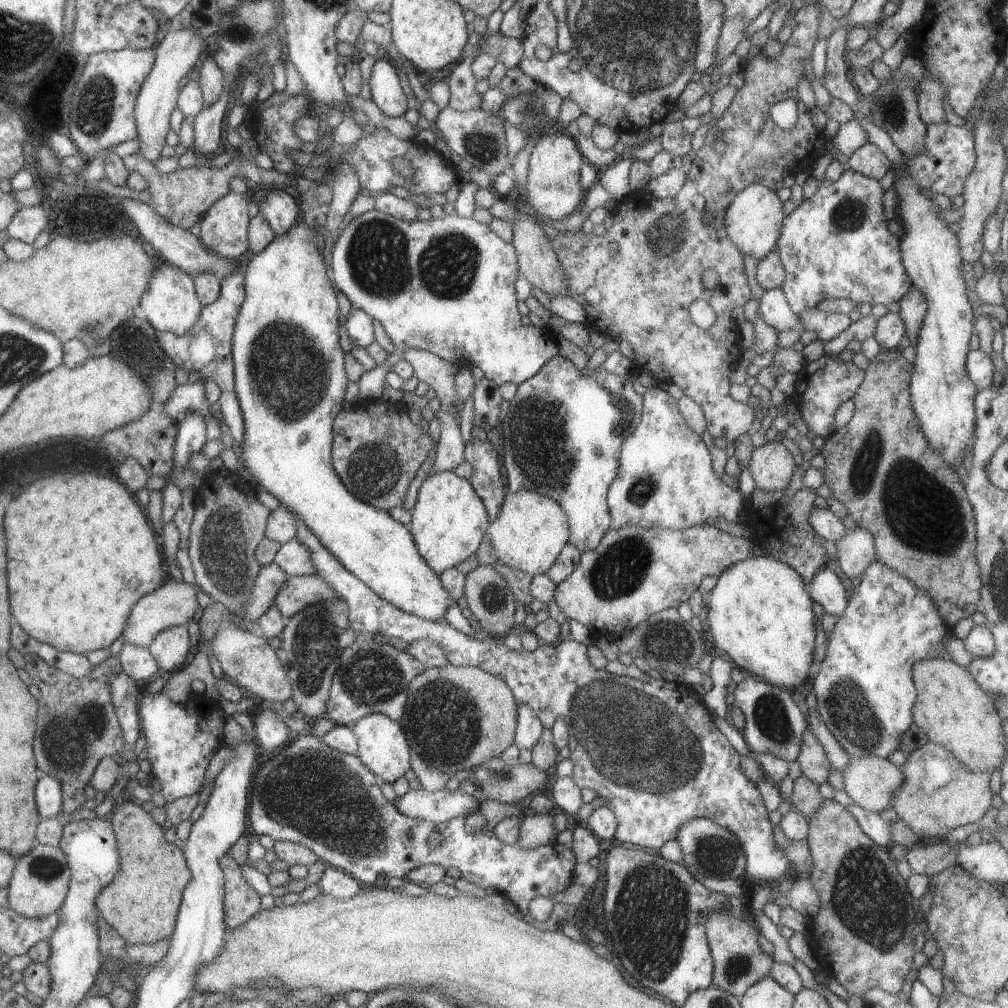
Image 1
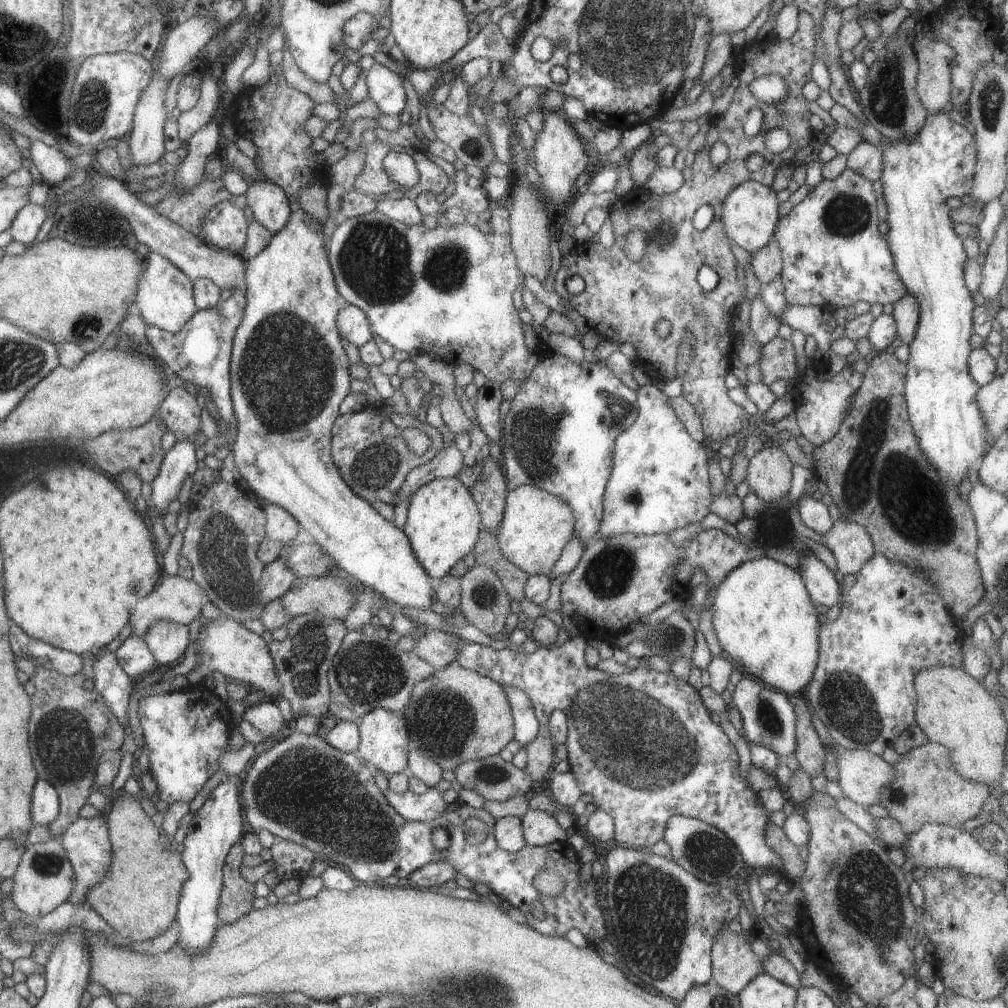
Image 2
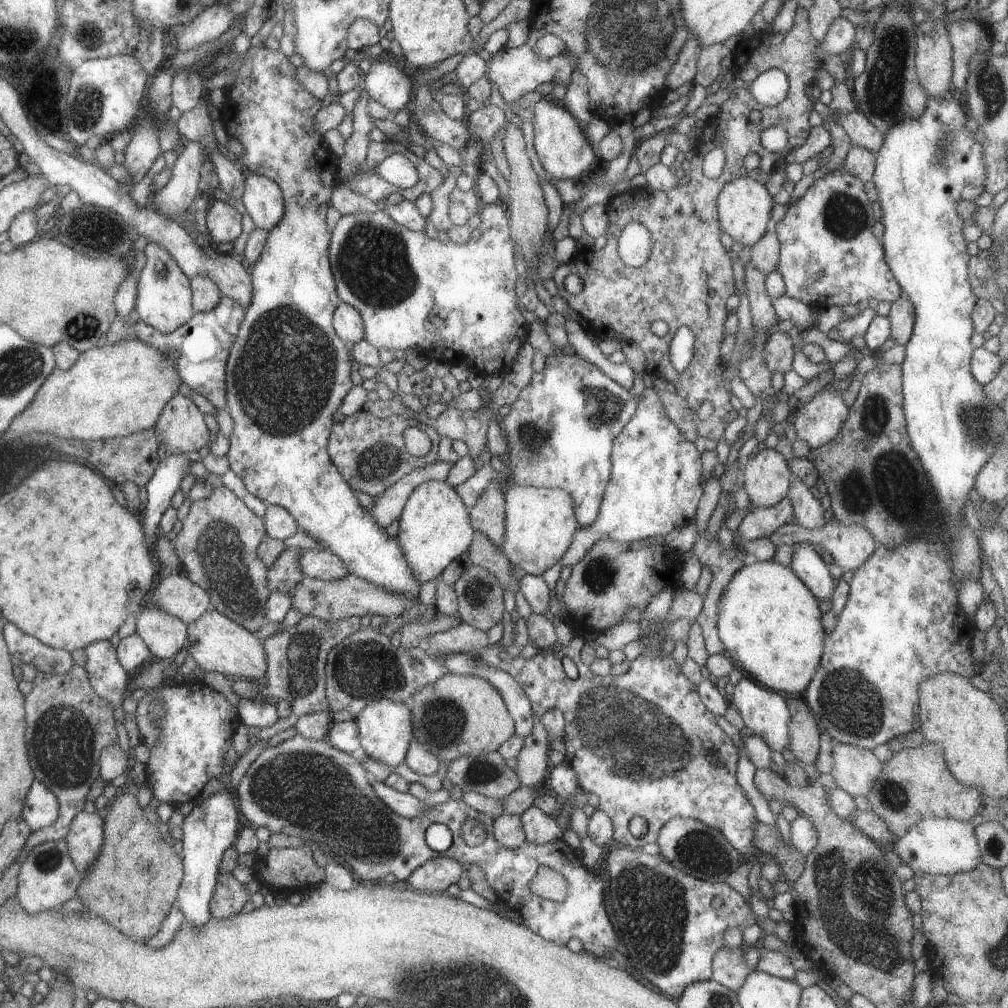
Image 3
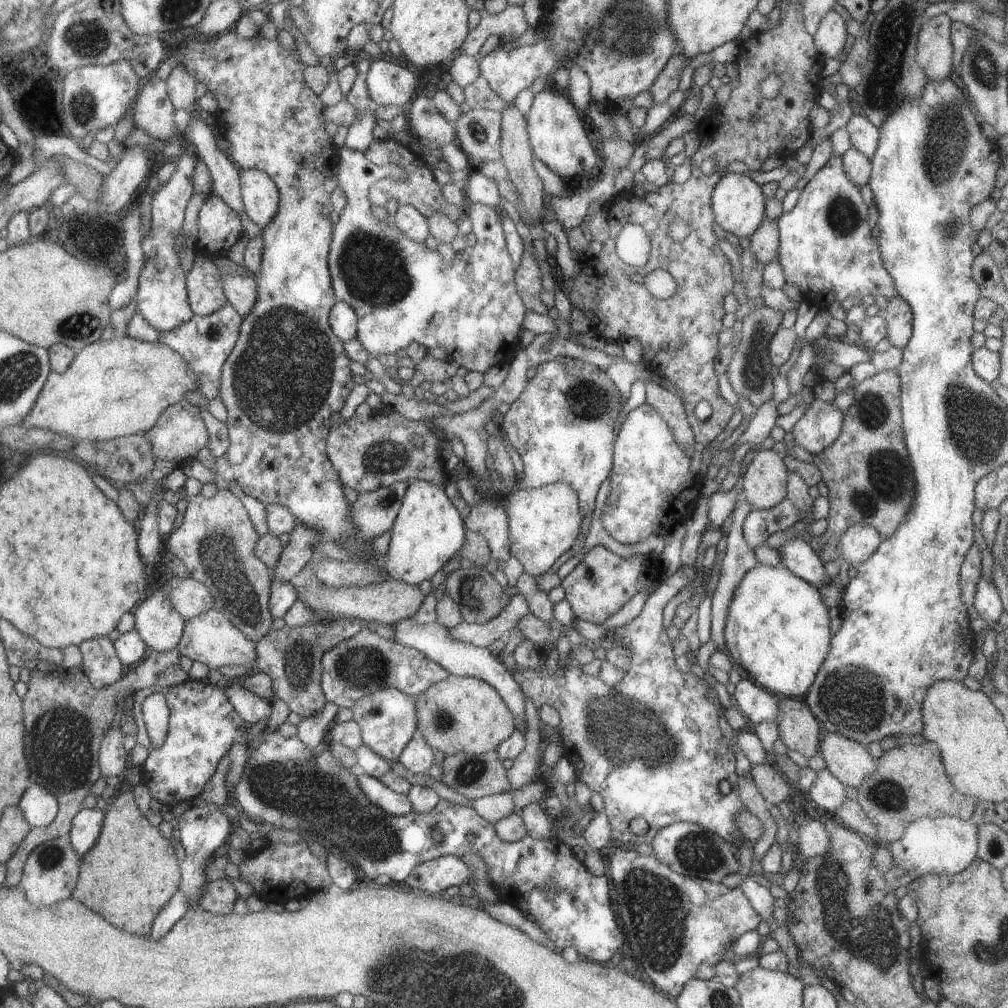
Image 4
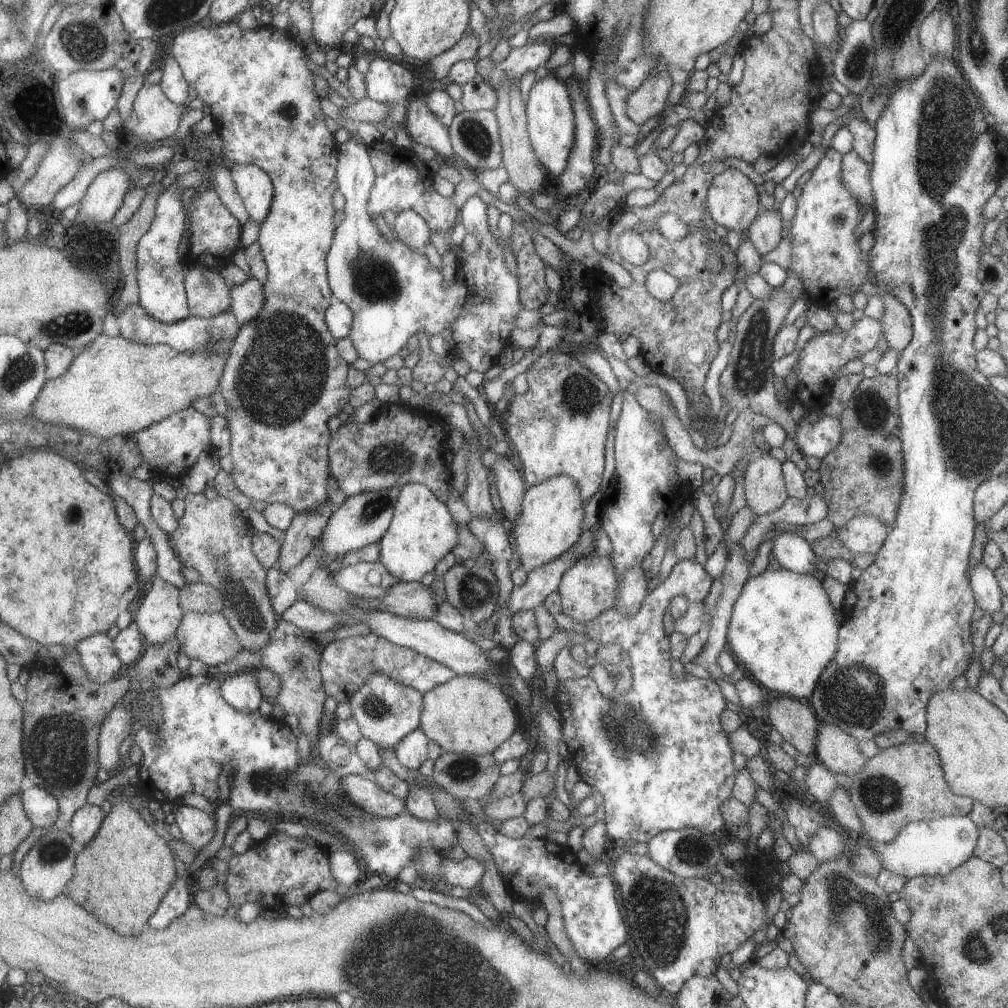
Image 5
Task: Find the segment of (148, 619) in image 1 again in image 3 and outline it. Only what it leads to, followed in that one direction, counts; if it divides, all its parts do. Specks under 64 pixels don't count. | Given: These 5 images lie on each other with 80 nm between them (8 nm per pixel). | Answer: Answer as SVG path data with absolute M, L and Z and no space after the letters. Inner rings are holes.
M177 572L165 576L150 600L144 603L155 603L185 624L199 618L211 607L207 591Z

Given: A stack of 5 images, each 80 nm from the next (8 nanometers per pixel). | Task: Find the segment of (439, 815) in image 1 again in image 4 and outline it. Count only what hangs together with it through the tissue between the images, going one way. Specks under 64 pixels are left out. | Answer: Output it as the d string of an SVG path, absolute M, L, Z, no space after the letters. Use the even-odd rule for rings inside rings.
M358 771L356 776L357 786L368 798L371 804L380 808L388 815L404 815L411 811L411 803L406 796L389 790L379 779L374 779L365 772Z

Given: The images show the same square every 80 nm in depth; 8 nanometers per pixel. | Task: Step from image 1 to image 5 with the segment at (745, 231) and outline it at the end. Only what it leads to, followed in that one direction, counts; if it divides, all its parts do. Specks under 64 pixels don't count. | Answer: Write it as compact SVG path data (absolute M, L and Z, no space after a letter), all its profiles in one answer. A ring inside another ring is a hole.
M738 169L712 176L706 192L706 209L716 225L745 232L761 209L755 185Z

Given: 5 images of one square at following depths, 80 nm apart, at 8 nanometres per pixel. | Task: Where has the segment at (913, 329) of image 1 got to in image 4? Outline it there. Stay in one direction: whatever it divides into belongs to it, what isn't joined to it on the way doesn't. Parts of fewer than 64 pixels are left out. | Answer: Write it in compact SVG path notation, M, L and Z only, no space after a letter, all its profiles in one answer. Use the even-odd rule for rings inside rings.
M893 295L886 300L881 315L886 322L887 340L891 346L902 349L912 333L912 314L908 304L899 295Z

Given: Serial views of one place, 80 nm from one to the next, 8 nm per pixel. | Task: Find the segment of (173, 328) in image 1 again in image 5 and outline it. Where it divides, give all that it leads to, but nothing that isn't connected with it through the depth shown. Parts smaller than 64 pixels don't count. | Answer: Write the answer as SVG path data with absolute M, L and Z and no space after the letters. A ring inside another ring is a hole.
M176 183L169 184L157 197L154 217L146 233L136 244L135 276L138 284L138 303L145 312L160 323L174 323L188 314L184 289L184 266L177 251L185 224L185 199L188 192L179 191Z

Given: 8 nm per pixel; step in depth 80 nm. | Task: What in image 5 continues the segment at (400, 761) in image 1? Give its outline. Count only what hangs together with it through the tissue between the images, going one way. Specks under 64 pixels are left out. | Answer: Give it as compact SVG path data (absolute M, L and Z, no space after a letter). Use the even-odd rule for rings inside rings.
M373 673L366 678L359 690L349 698L351 716L360 728L361 736L375 743L377 748L395 748L396 744L420 726L423 693L397 682L383 673Z

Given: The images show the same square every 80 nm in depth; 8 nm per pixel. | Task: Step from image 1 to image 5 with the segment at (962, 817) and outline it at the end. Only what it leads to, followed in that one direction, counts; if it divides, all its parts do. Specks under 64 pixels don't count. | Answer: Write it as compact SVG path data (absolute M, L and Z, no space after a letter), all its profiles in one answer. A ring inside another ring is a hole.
M925 740L922 743L903 743L881 749L852 774L847 792L863 830L857 836L858 840L881 843L891 842L899 829L910 822L968 815L974 803L973 799L954 795L949 790L938 752Z

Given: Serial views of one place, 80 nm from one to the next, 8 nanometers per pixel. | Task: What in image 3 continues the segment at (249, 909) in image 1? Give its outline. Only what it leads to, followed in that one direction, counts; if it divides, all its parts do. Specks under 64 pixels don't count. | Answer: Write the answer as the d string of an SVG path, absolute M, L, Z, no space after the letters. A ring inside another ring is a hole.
M220 872L216 876L213 894L210 898L210 916L216 919L229 918L240 912L250 895L231 873Z

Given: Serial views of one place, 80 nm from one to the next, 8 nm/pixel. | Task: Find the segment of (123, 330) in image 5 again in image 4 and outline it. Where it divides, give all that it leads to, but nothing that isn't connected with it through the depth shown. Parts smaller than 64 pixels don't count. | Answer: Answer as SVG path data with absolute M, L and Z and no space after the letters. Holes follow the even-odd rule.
M225 303L219 310L207 316L193 316L186 323L180 324L171 330L158 331L136 310L125 325L123 334L146 343L163 343L172 351L177 352L187 363L187 366L196 374L198 380L196 390L201 392L206 399L211 400L215 396L219 396L218 384L221 367L237 340L241 321L242 318L234 311L232 306Z

